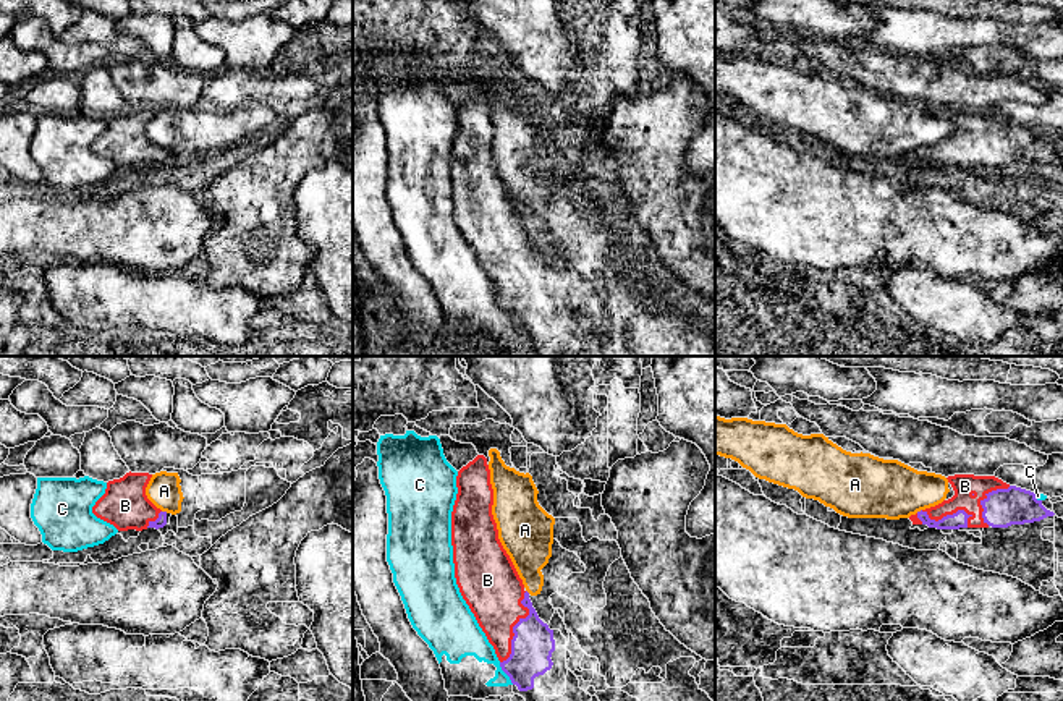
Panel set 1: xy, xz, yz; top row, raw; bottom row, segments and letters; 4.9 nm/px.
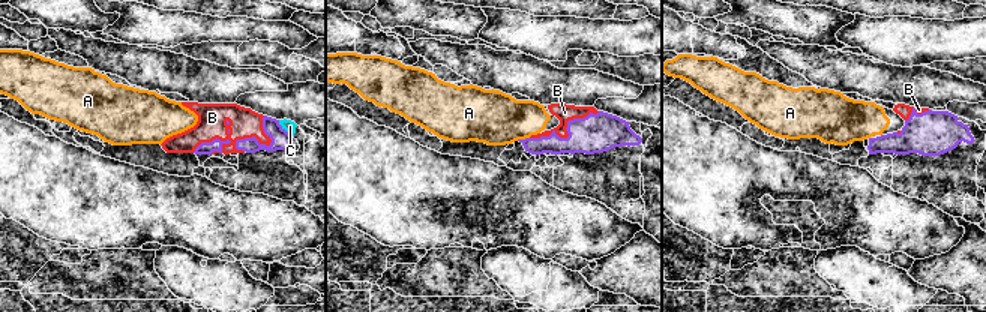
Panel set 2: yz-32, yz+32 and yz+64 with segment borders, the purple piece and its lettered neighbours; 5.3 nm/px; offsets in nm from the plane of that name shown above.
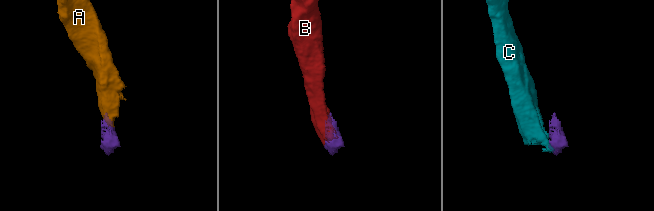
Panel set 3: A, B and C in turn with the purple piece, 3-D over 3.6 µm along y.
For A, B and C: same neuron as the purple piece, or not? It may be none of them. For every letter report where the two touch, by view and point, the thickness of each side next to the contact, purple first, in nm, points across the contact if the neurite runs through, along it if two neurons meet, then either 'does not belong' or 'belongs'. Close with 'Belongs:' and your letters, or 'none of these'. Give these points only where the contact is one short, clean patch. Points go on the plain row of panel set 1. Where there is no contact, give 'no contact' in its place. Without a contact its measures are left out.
A: meets purple in xy at (165, 149); 60 nm thick on the purple side, 170 nm on the other; border along xy (162, 148), (167, 149); does not belong
B: meets purple in xz at (513, 264); 200 nm thick on the purple side, 300 nm on the other; belongs
C: meets purple in xz at (505, 310); 200 nm thick on the purple side, 160 nm on the other; border along xz (499, 300), (513, 321); does not belong
Belongs: B

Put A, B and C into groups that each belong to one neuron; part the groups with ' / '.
A / B / C

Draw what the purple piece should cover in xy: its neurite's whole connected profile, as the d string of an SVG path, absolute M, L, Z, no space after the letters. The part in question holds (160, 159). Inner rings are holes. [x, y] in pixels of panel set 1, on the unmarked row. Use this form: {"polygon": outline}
{"polygon": "M126 110L107 120L105 131L92 144L92 151L113 162L118 168L163 165L167 149L157 146L146 133L152 112Z"}

